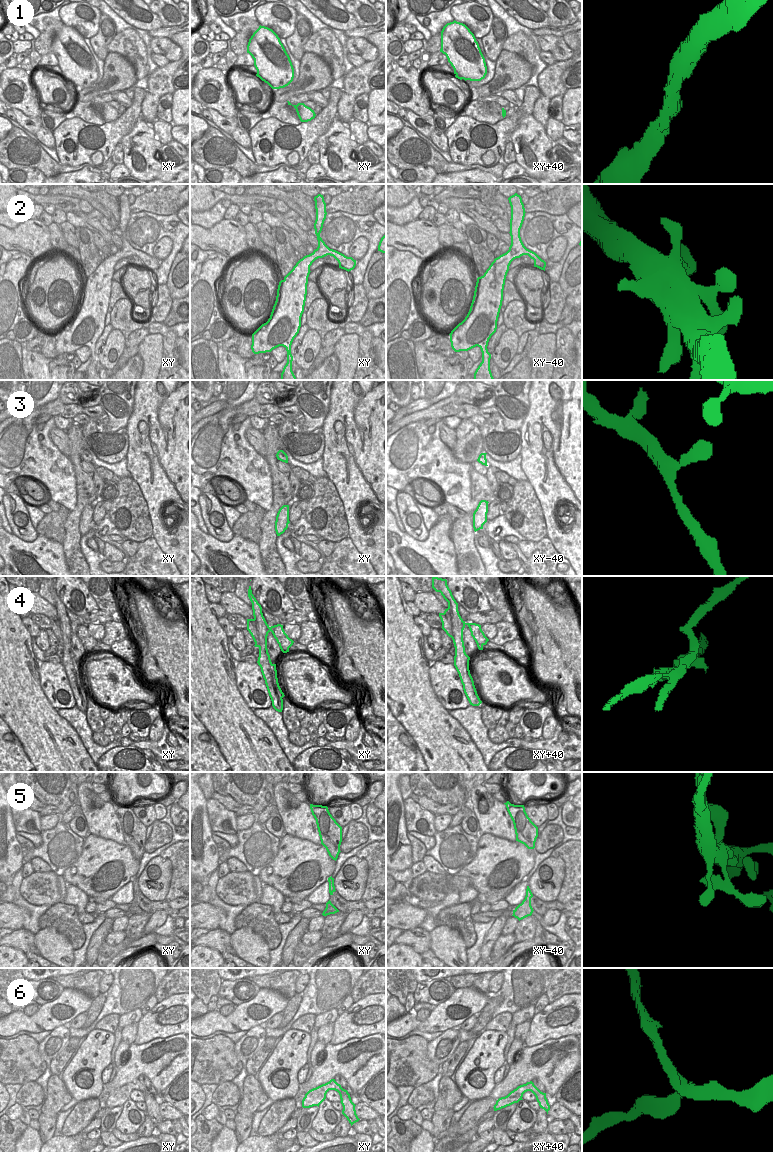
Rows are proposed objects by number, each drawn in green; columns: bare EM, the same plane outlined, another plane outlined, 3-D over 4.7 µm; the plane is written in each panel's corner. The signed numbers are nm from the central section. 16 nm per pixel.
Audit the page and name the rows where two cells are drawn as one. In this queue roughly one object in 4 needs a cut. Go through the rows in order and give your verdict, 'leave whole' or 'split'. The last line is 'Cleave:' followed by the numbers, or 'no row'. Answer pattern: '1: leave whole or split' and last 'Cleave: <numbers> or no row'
1: leave whole
2: leave whole
3: leave whole
4: split
5: leave whole
6: leave whole
Cleave: 4

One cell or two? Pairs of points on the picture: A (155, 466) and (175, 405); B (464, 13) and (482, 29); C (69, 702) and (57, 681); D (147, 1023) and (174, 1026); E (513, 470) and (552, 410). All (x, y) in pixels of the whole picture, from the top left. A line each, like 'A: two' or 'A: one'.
A: one
B: one
C: one
D: one
E: two

